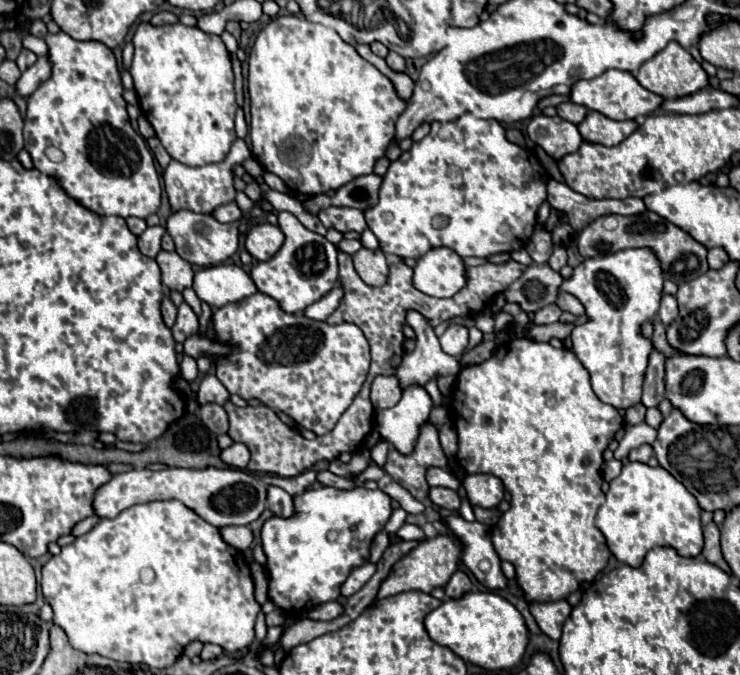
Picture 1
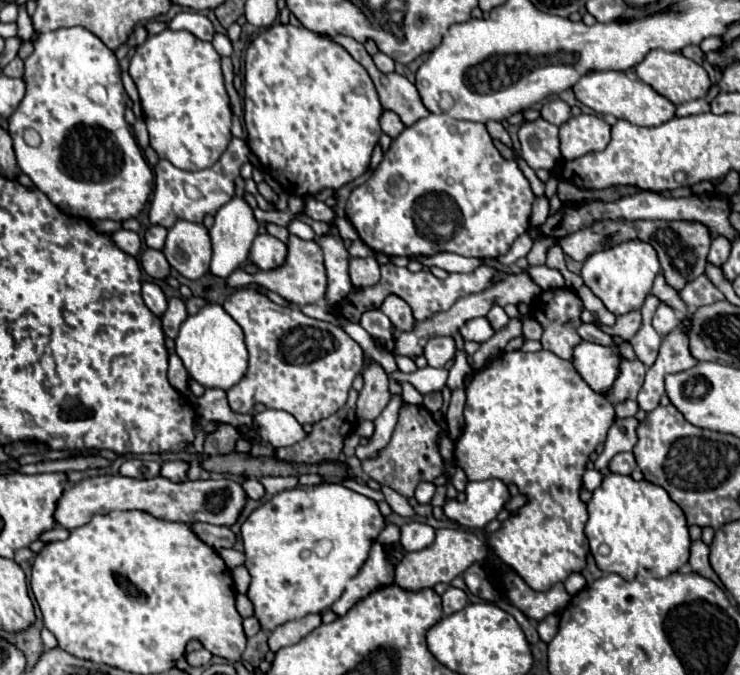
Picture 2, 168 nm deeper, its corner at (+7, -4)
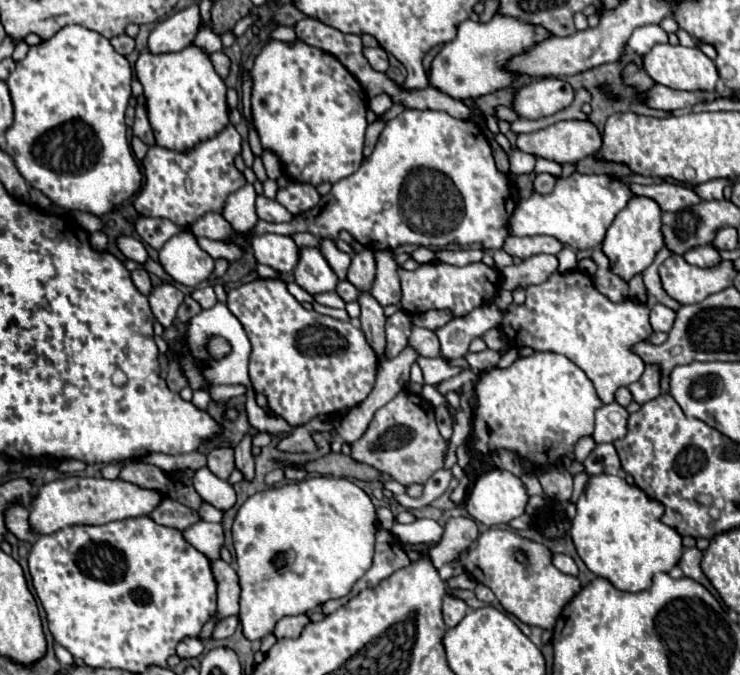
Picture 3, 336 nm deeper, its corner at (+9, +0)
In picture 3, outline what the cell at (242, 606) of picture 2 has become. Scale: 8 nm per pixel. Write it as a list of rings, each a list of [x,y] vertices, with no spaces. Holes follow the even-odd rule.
[[[217,558],[217,560],[211,560],[211,568],[213,568],[211,572],[213,572],[213,576],[217,580],[217,612],[203,626],[199,636],[201,640],[209,638],[211,628],[215,626],[215,622],[219,618],[227,618],[227,616],[233,616],[233,614],[239,612],[239,594],[241,594],[241,588],[239,588],[237,574],[235,574],[233,566],[223,562],[221,558]]]

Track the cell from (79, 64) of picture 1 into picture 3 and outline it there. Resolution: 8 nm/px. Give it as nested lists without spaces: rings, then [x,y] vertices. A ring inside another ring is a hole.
[[[67,26],[39,46],[31,46],[29,54],[17,62],[15,72],[7,78],[15,122],[5,132],[5,152],[11,154],[19,174],[53,204],[101,216],[141,188],[143,176],[127,142],[123,120],[131,98],[131,78],[133,70],[127,58],[117,54],[107,38],[81,26]]]

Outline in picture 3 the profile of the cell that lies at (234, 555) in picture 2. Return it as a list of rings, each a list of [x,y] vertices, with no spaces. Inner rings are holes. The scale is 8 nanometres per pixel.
[[[195,522],[189,528],[181,530],[181,534],[185,536],[185,540],[197,548],[199,552],[203,552],[209,560],[217,560],[219,558],[219,550],[223,546],[223,528],[221,524],[209,524],[209,522]]]

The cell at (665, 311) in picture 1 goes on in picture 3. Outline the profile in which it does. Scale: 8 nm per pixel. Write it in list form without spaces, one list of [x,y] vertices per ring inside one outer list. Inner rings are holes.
[[[663,304],[651,306],[651,326],[655,332],[669,332],[675,322],[675,312]]]

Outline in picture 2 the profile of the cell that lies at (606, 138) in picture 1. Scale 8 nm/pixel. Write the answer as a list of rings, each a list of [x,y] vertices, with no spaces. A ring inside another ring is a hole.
[[[595,114],[571,116],[559,128],[561,154],[565,160],[575,160],[587,152],[603,150],[611,140],[611,126]]]

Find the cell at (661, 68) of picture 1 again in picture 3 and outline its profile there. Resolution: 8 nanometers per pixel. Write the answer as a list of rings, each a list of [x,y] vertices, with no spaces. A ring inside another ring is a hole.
[[[657,44],[653,46],[653,50],[643,56],[643,66],[647,70],[647,74],[663,86],[675,88],[675,90],[715,90],[717,82],[719,82],[719,74],[715,68],[715,62],[711,58],[707,58],[699,48],[685,48],[685,46],[673,46],[673,44]]]

